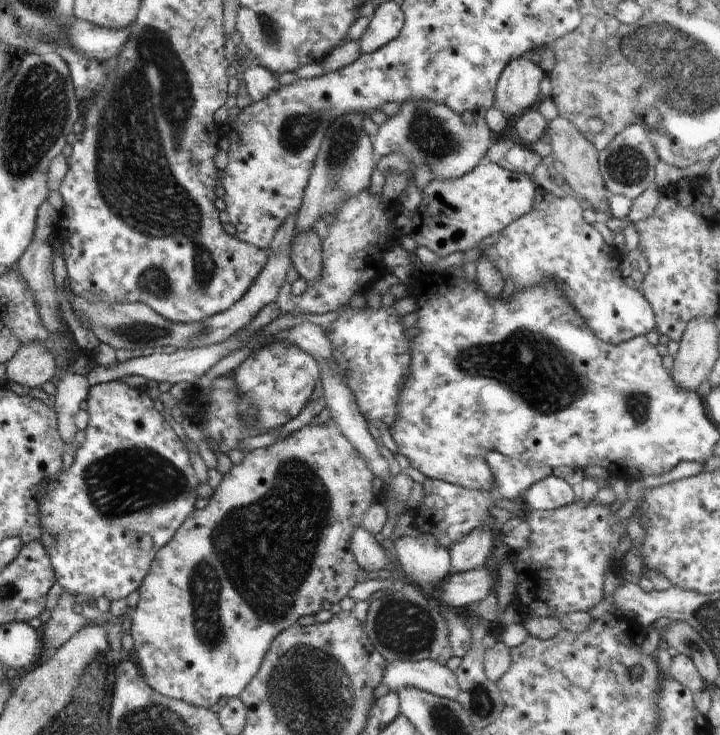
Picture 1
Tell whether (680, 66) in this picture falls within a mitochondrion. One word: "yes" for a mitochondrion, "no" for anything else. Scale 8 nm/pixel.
yes

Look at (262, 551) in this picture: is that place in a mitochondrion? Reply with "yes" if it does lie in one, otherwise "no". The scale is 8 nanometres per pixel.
yes

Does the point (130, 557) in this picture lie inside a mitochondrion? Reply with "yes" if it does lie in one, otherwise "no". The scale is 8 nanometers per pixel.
no

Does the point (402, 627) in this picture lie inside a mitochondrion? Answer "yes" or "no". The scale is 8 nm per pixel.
yes

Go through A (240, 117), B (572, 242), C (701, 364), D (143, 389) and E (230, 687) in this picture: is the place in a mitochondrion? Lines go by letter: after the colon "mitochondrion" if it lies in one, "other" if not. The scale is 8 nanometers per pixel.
A: other
B: other
C: other
D: other
E: other

